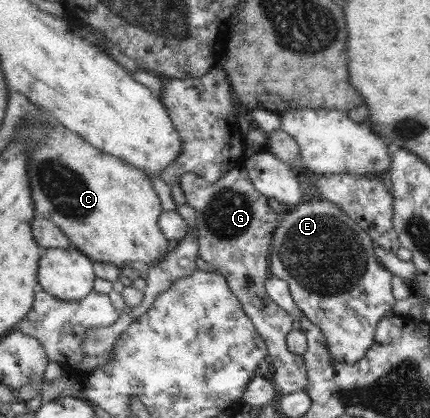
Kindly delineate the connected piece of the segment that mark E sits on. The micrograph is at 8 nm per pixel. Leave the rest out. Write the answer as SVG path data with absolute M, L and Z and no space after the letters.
M308 197L305 202L286 213L280 222L274 234L269 260L272 275L289 283L294 301L303 315L322 329L336 362L354 364L367 357L367 353L376 344L378 324L386 315L392 315L391 309L396 303L396 297L392 295L394 274L382 265L375 252L375 241L359 222L330 200Z

